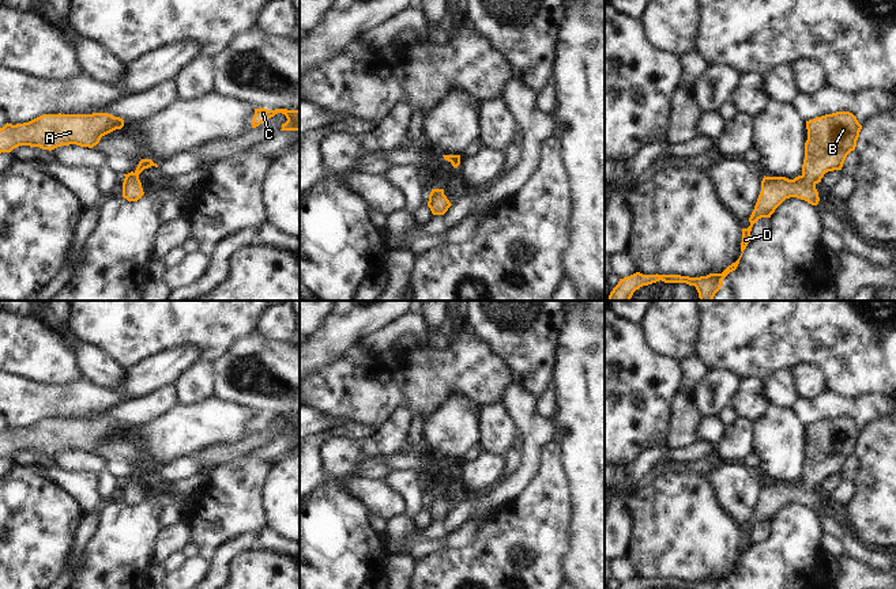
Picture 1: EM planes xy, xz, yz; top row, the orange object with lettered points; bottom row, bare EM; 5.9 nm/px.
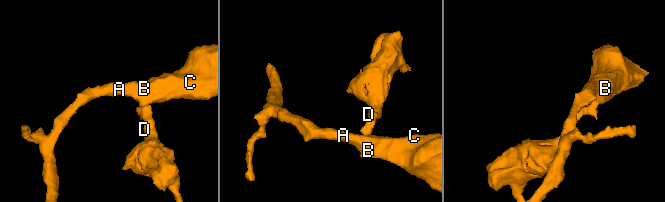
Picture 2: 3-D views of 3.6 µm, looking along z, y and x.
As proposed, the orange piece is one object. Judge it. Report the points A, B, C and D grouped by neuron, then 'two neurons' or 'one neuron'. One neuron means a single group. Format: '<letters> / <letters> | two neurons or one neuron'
A B C D | one neuron

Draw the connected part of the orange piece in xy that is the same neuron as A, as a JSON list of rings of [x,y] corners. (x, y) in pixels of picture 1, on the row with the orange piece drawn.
[[[108,113],[42,114],[29,122],[7,122],[0,128],[0,154],[11,152],[19,146],[49,151],[69,144],[93,148],[102,136],[123,127],[123,118]]]

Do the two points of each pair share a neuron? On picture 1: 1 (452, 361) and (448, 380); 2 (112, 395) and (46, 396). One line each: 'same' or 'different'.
1: same
2: same

